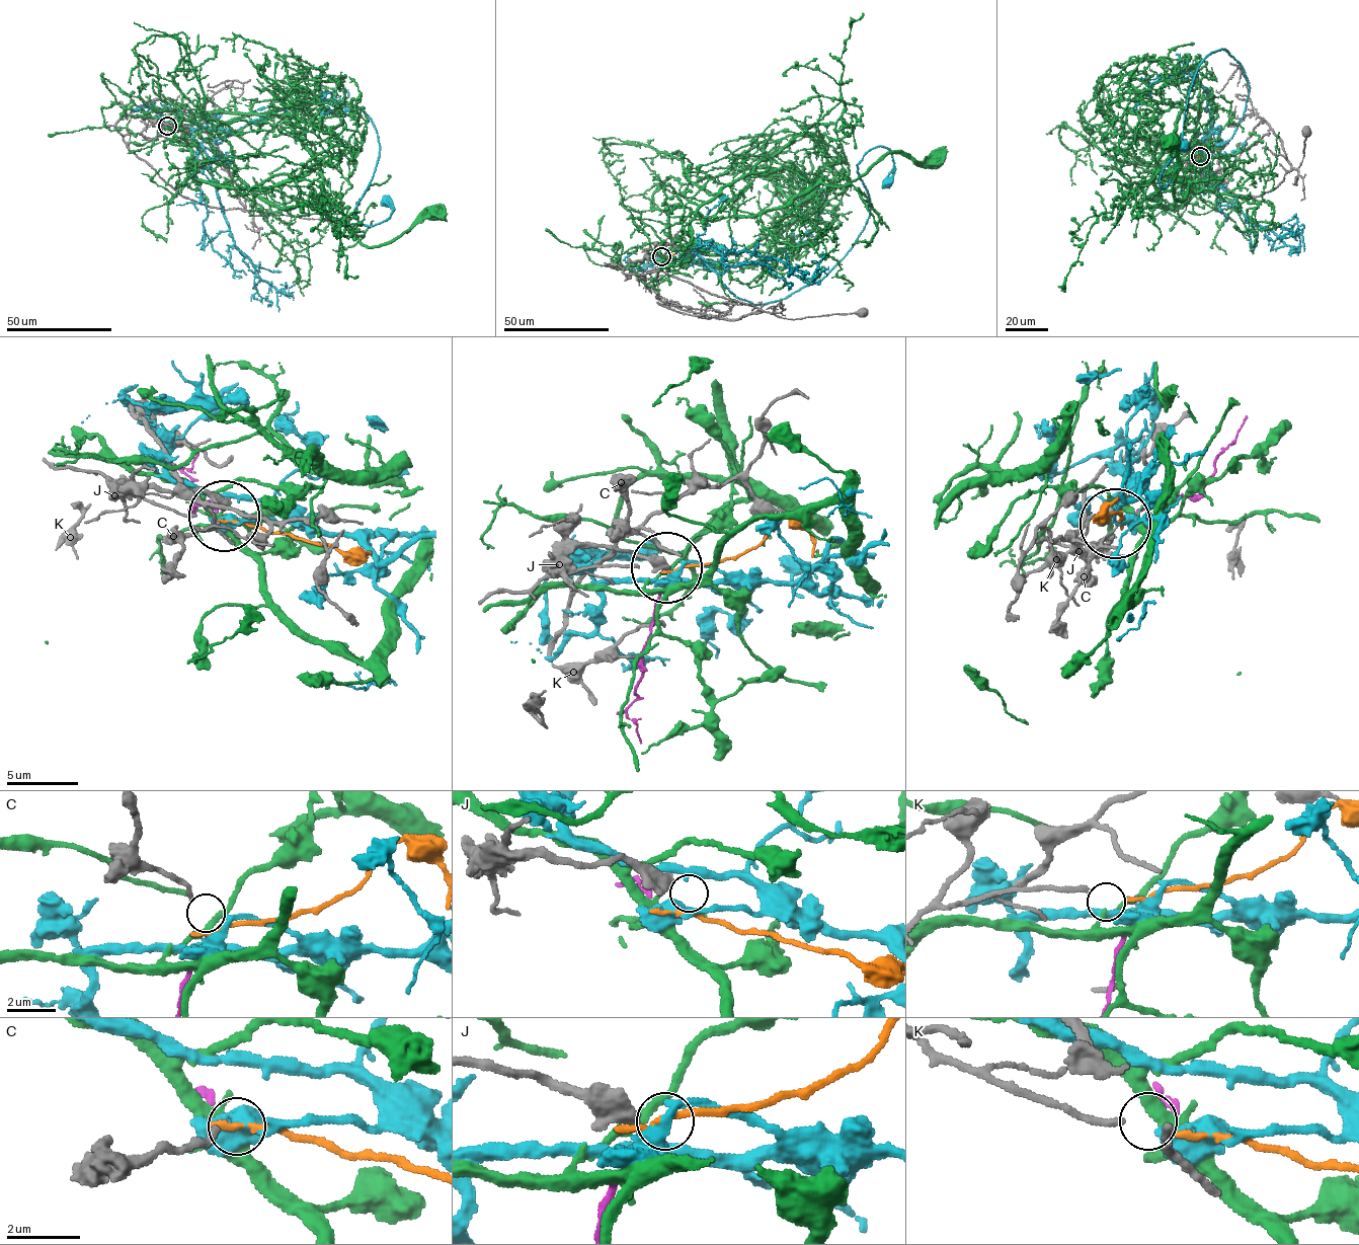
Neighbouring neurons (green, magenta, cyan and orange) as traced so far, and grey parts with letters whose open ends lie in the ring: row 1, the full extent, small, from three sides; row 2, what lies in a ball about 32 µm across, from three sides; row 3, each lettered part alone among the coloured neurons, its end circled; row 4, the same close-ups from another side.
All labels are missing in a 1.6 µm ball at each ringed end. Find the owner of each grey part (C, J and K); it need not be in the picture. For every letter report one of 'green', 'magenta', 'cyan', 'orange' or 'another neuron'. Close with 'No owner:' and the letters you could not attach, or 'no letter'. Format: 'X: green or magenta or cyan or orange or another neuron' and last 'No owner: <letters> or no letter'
C: cyan
J: another neuron
K: orange
No owner: J

